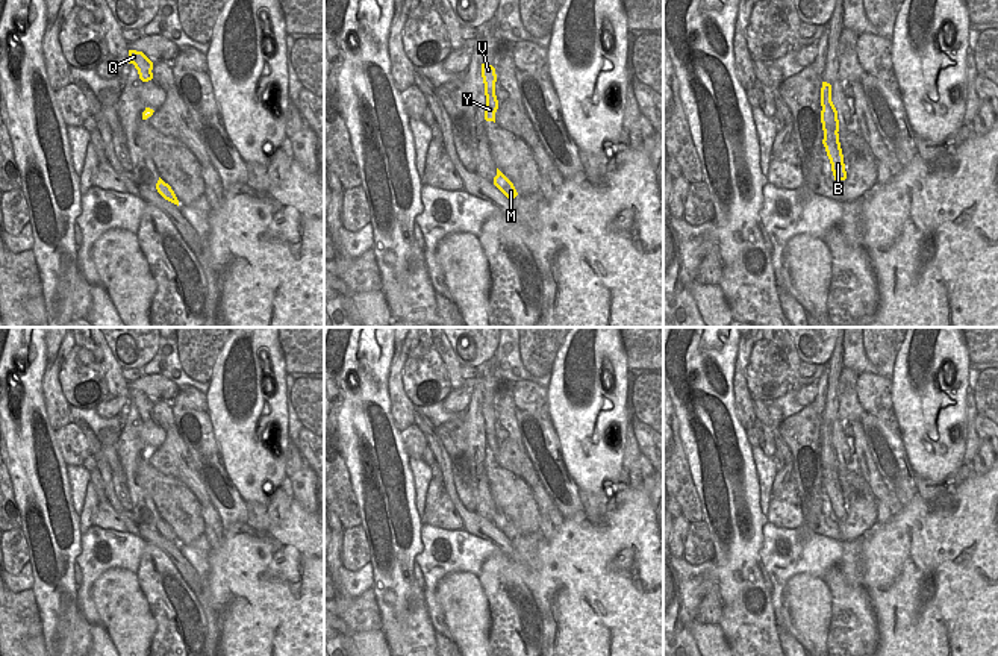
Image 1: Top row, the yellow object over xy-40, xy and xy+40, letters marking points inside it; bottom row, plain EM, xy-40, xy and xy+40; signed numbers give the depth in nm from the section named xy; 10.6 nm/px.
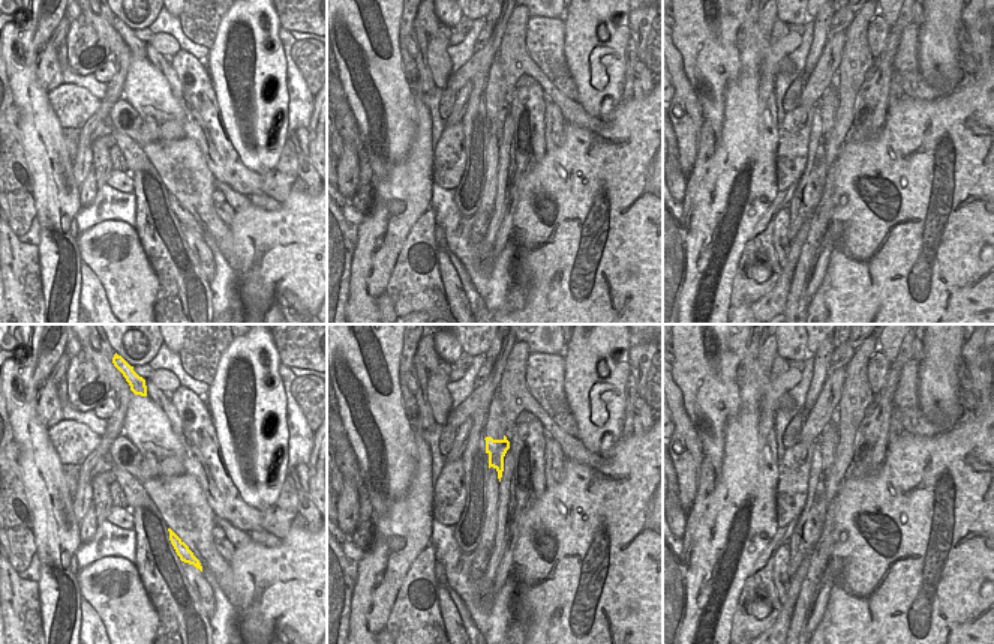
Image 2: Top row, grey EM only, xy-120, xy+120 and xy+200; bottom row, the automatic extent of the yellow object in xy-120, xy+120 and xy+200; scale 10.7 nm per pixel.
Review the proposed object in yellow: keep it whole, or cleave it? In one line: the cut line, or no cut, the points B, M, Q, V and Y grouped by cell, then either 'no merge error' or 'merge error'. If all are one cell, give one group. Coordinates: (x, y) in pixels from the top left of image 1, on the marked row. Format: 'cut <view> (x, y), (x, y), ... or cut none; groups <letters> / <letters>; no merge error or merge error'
cut none; groups B M Q V Y; no merge error

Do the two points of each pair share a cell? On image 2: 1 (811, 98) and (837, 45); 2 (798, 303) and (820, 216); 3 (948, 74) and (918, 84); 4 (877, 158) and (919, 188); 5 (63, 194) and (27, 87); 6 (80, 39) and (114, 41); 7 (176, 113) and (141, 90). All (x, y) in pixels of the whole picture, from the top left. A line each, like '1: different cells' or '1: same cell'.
1: same cell
2: same cell
3: same cell
4: same cell
5: same cell
6: different cells
7: same cell

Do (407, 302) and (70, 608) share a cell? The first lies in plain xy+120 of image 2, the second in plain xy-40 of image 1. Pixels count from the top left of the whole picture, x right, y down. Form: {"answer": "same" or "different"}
{"answer": "different"}

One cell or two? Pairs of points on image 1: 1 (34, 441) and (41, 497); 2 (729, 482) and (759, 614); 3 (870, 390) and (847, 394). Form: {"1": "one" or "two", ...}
{"1": "one", "2": "two", "3": "two"}

